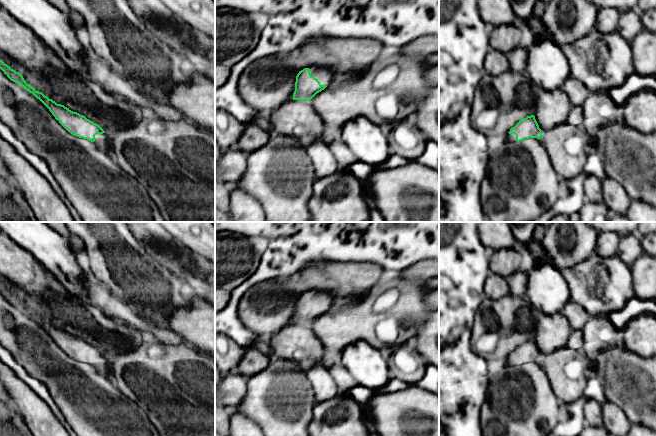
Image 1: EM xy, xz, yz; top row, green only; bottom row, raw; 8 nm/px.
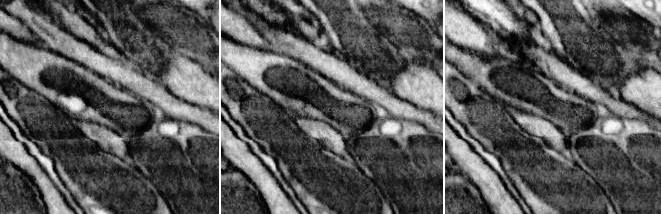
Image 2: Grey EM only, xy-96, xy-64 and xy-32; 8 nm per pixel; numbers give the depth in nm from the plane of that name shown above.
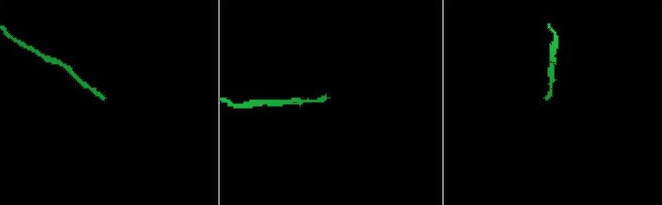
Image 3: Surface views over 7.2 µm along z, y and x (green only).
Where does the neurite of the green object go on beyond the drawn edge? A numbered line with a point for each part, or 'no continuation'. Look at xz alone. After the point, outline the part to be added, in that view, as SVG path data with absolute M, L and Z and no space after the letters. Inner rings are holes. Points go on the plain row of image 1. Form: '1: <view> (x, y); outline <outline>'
1: xz (324, 299); outline M317 289L309 290L307 292L310 293L311 300L314 300L321 309L326 309L326 312L331 311L334 298L329 293Z

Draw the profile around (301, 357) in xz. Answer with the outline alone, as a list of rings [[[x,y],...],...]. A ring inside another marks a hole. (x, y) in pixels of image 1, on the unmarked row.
[[[290,324],[267,340],[275,358],[291,359],[305,368],[323,365],[324,348],[309,325]]]

